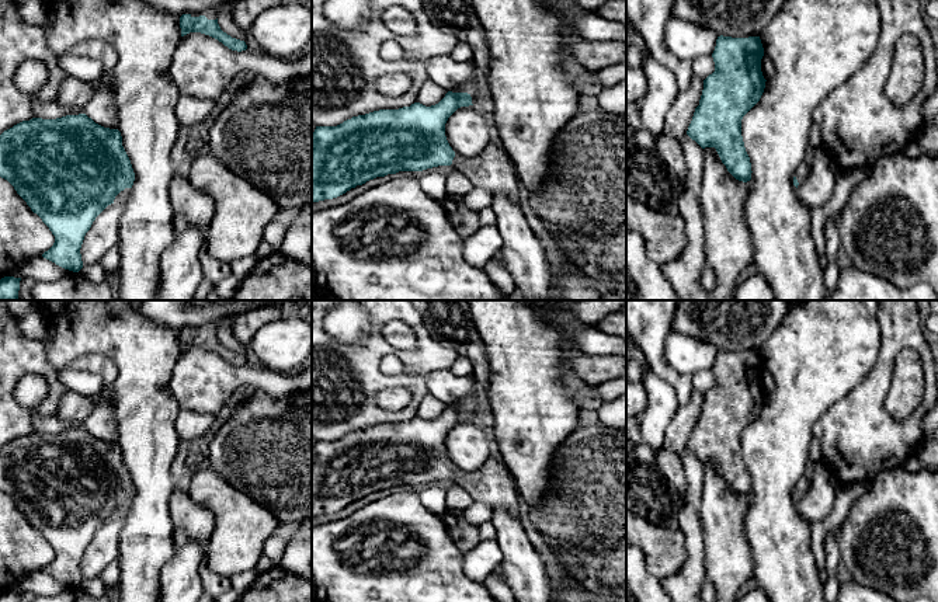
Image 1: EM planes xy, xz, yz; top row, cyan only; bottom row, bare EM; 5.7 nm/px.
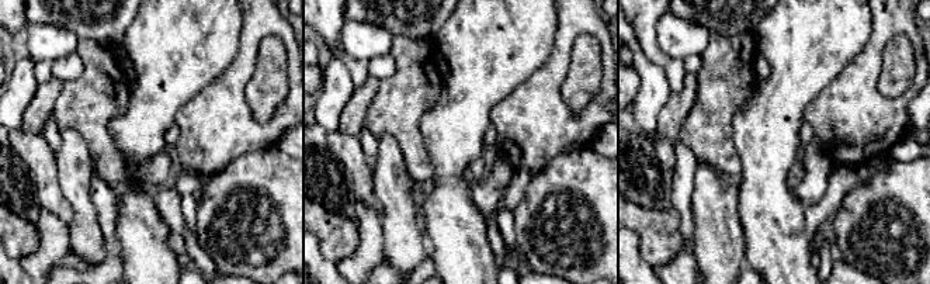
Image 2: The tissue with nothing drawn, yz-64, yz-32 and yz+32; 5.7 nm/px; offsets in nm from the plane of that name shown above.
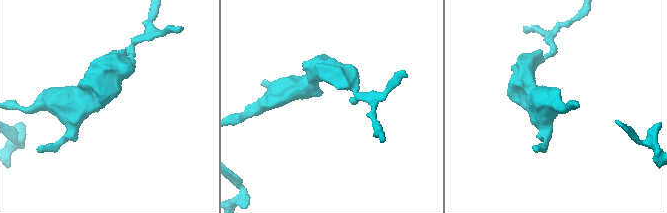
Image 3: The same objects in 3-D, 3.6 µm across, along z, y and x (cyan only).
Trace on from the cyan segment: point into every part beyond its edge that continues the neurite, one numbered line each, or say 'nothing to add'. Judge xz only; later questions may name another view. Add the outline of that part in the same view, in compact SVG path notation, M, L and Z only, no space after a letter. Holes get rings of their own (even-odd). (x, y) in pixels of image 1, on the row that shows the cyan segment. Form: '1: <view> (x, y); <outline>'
1: xz (493, 170); M490 143L475 157L455 154L452 167L465 174L475 187L484 188L491 195L503 194L520 205L518 174L503 146Z

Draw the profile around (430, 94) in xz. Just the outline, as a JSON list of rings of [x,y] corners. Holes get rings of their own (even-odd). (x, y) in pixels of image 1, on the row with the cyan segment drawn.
[[[427,79],[417,95],[417,102],[425,107],[431,107],[438,104],[447,93],[448,91],[444,87]]]

